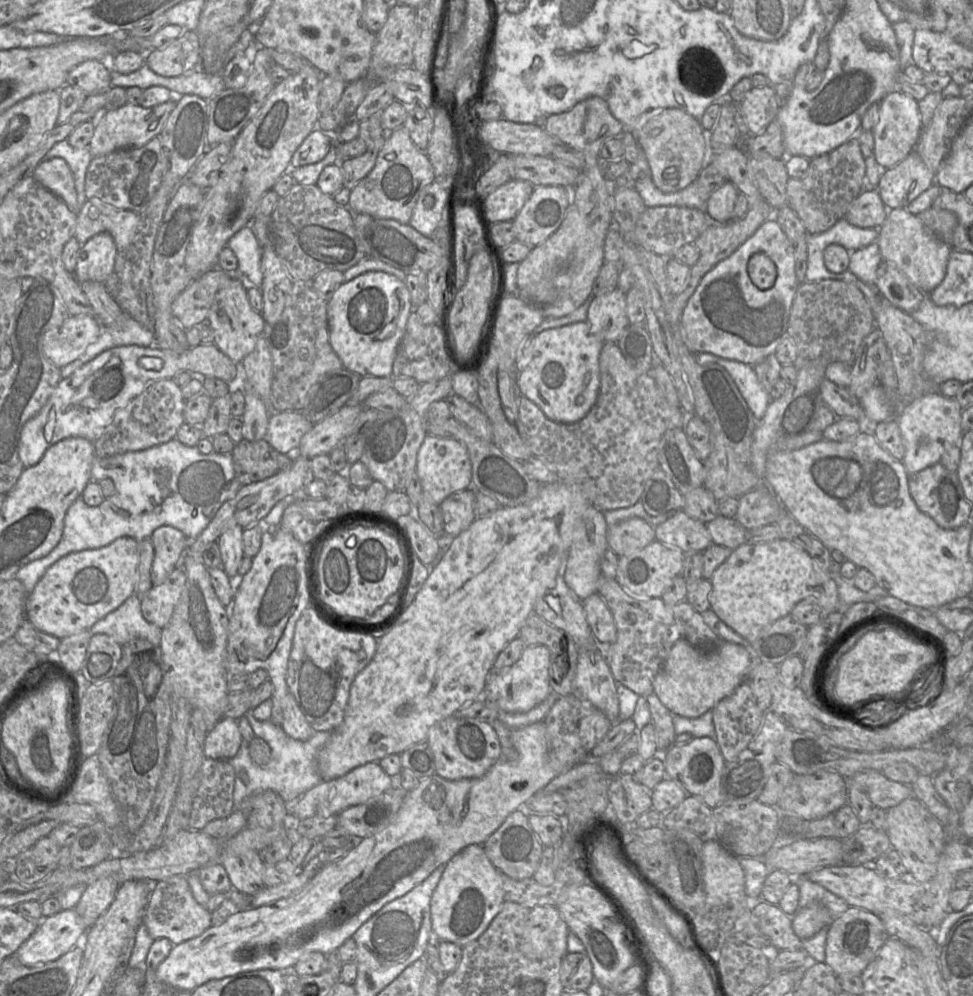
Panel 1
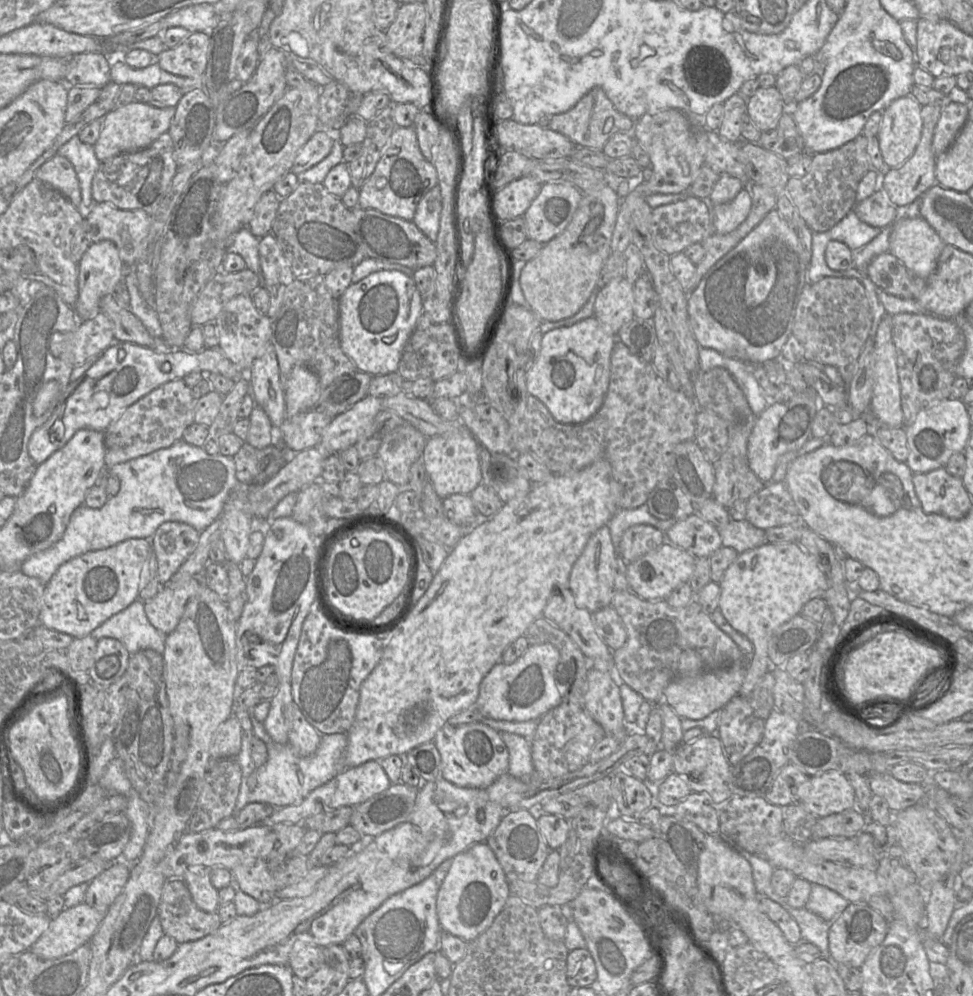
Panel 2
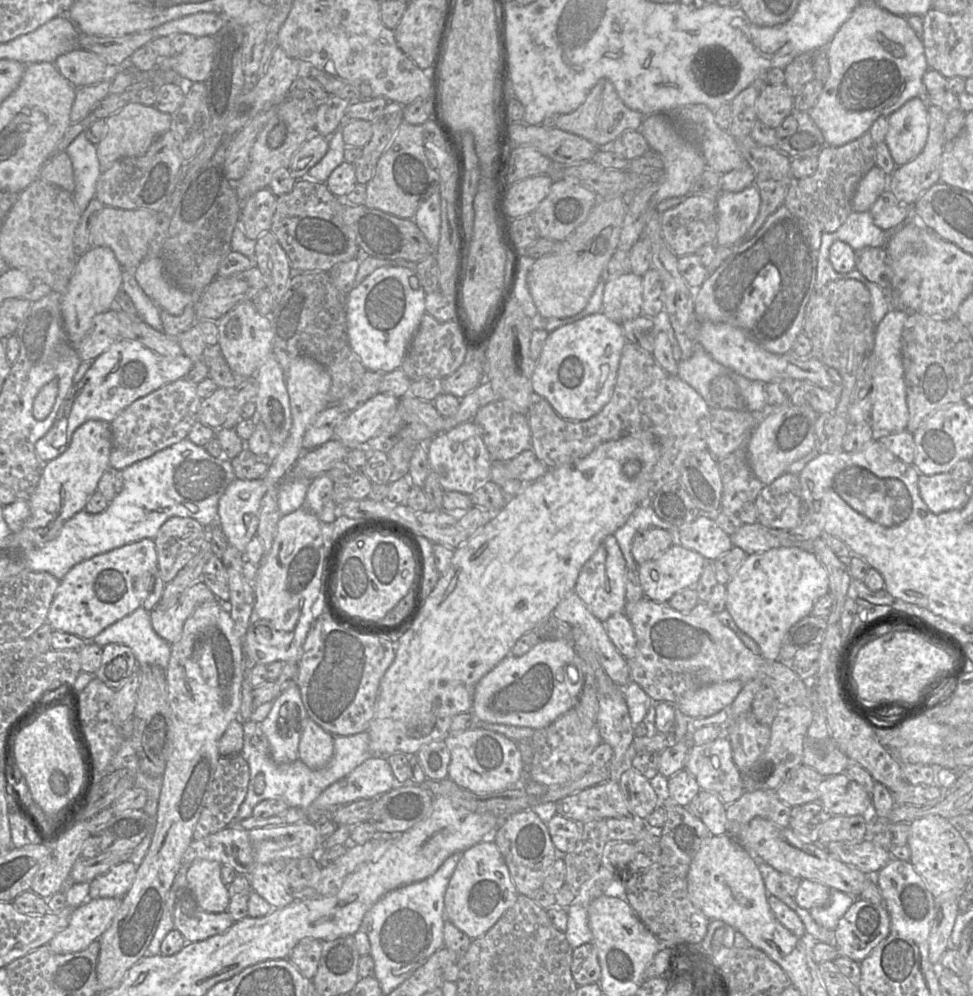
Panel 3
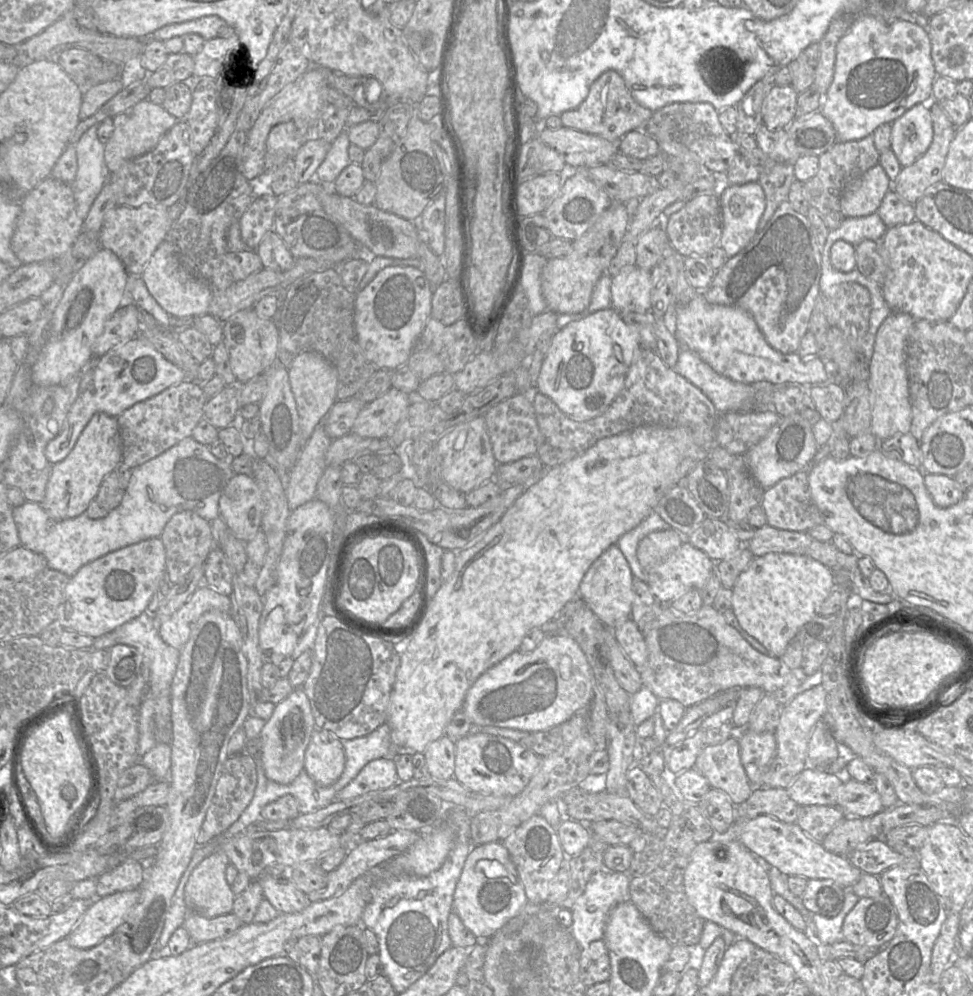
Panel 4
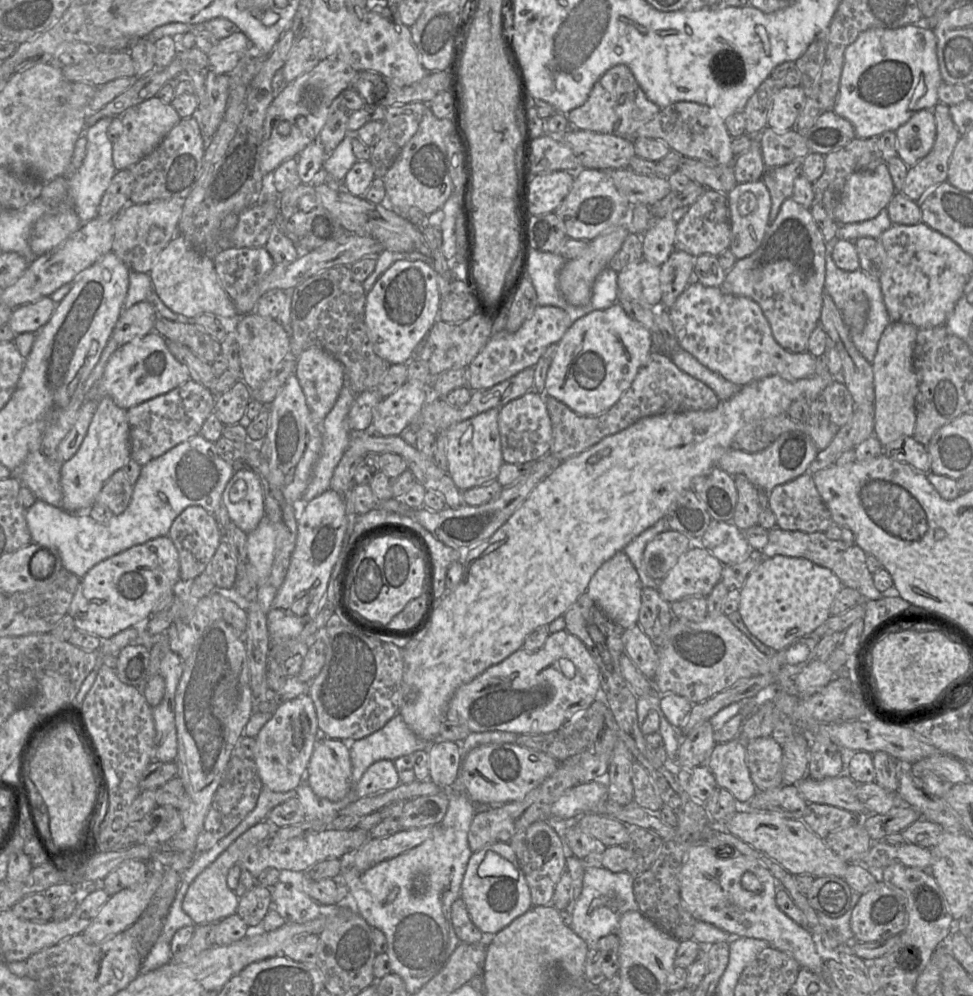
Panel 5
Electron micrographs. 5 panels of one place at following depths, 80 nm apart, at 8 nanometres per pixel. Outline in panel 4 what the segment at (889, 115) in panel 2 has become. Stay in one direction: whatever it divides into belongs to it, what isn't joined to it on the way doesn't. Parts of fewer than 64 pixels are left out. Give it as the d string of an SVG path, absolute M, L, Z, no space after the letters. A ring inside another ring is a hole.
M935 101L916 104L891 123L891 149L902 167L913 164L929 148L933 139L930 106Z

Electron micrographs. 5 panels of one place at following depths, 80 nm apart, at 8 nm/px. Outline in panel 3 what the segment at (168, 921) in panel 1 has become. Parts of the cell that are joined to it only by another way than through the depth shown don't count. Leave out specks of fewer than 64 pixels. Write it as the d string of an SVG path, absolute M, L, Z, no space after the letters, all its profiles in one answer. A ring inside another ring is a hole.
M186 885L176 893L173 922L174 929L182 934L187 943L192 943L223 934L235 921L227 912L208 913L201 910Z

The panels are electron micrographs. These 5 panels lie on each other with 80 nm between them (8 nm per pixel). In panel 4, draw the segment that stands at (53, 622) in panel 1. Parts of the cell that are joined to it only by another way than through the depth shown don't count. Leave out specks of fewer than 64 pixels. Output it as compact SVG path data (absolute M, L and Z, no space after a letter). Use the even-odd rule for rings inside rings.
M160 537L126 546L83 565L70 577L56 621L66 630L100 637L143 613L163 581L166 552Z

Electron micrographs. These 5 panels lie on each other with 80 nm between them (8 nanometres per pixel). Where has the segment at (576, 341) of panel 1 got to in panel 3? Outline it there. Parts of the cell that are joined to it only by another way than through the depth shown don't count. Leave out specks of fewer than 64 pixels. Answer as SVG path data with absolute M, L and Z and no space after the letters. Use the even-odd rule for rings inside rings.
M599 312L549 332L532 374L533 391L544 397L554 410L569 421L584 421L596 415L609 402L617 379L622 350L627 340L622 325Z

